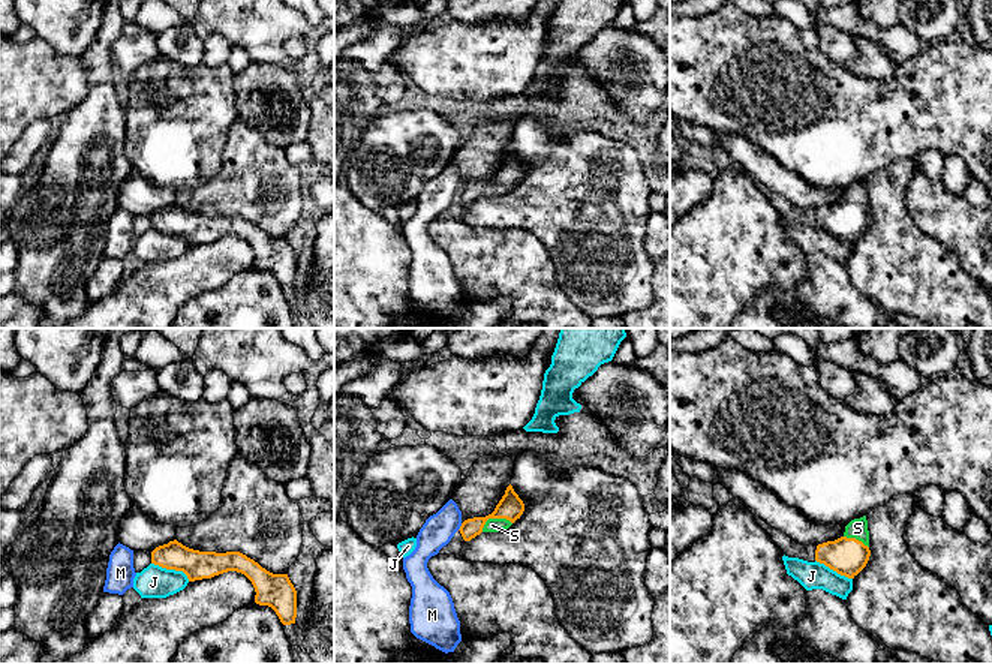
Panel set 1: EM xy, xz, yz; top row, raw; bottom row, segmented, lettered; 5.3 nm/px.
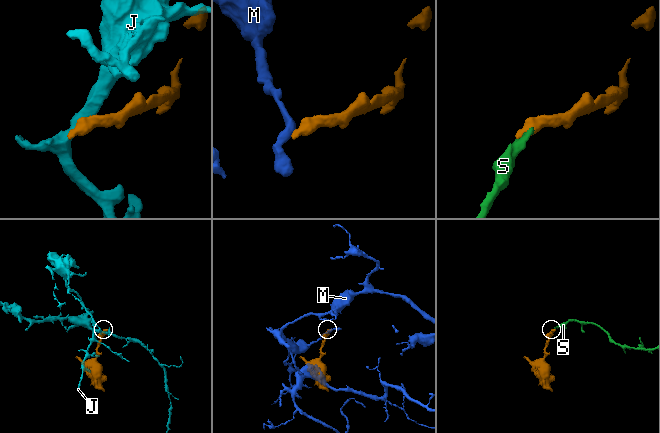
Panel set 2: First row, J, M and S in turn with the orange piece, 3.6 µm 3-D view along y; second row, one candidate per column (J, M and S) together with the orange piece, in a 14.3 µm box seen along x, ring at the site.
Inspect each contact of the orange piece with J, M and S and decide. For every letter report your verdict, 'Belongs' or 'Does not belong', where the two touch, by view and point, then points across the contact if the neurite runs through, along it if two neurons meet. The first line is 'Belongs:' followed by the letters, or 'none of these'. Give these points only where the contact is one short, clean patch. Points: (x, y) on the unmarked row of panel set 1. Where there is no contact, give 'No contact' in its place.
Belongs: S
J: Does not belong. Touches orange at xy (171, 233). Boundary: xy (152, 227), (180, 234), (189, 245)
M: Does not belong. Touches orange at xz (460, 191). Boundary: xz (462, 188), (457, 194)
S: Belongs. Touches orange at xz (493, 182). Path across: xz (510, 171), (493, 182), (492, 189)

